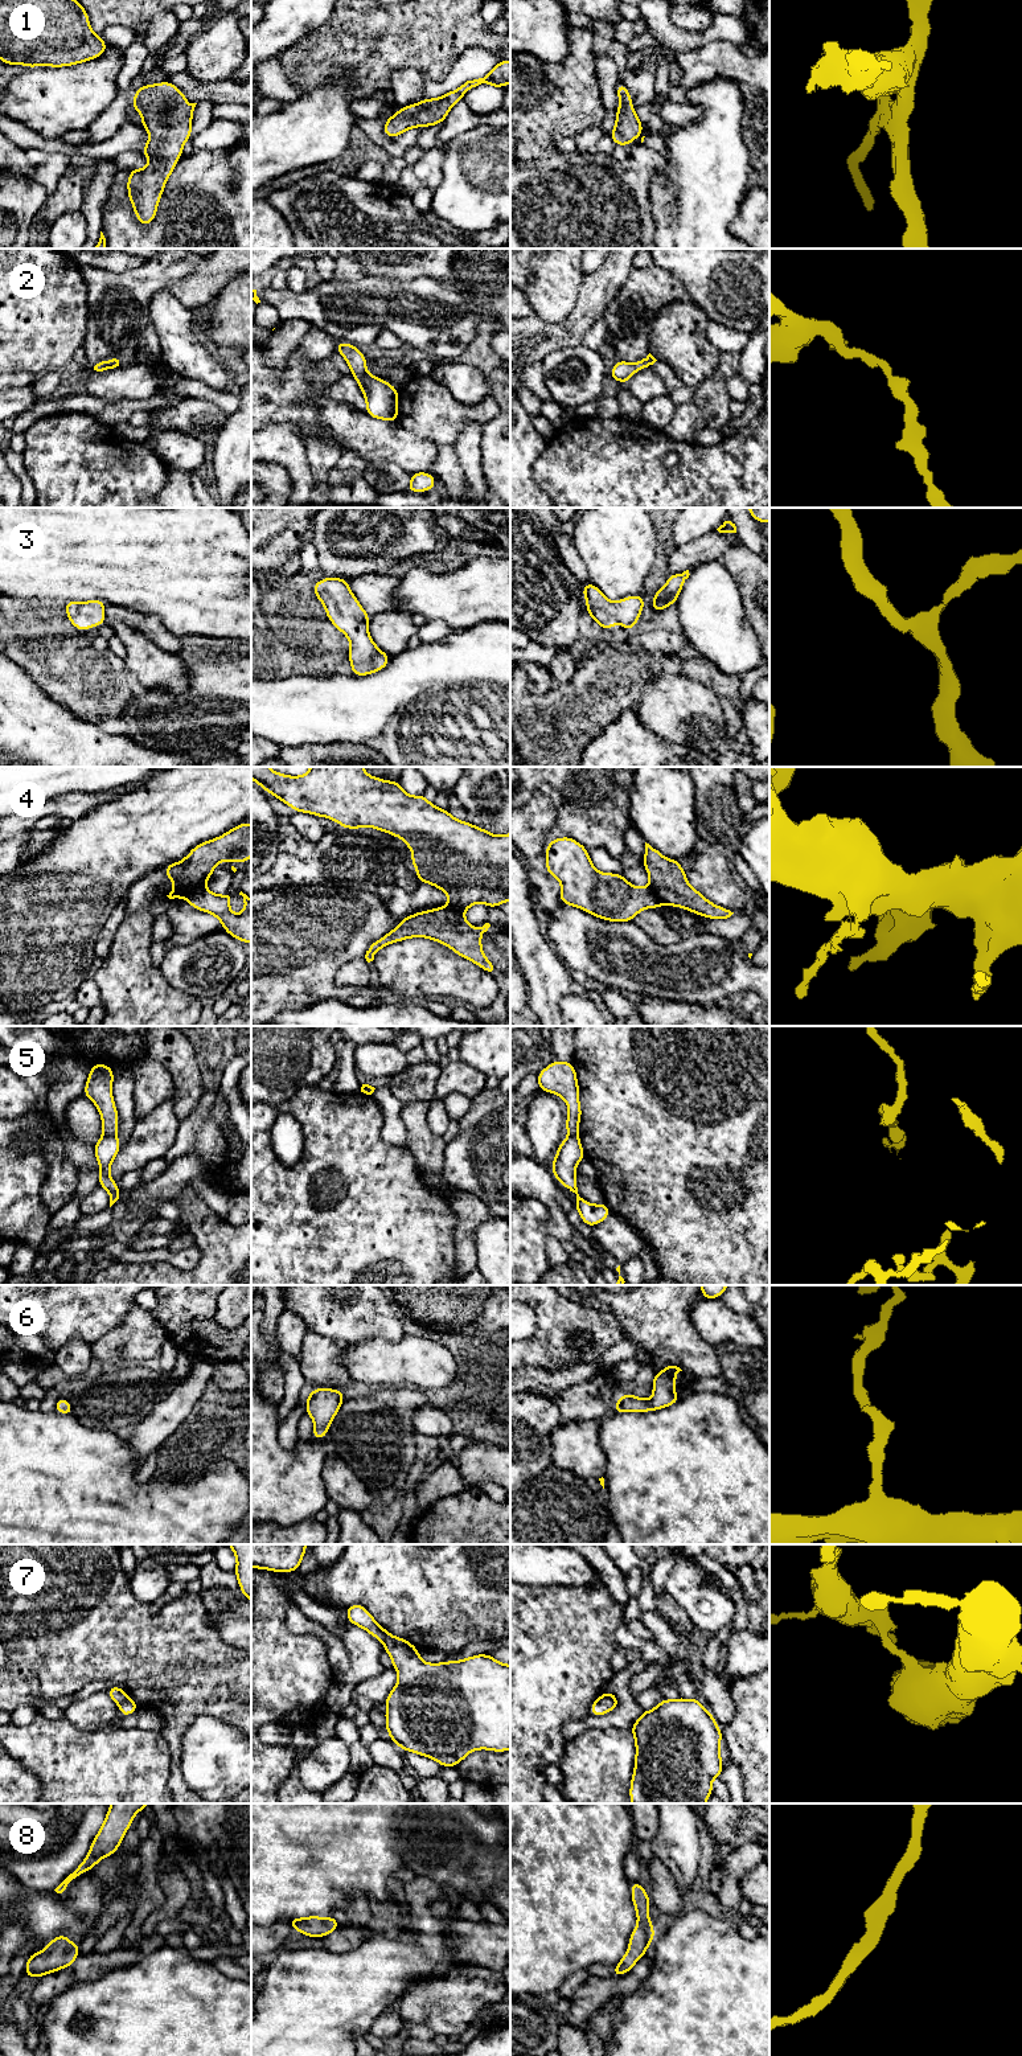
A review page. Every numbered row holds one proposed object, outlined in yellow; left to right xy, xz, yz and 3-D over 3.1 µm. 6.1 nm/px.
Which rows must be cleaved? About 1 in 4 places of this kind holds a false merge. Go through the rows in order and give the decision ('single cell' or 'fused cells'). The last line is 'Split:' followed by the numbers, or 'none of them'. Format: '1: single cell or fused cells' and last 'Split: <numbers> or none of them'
1: single cell
2: single cell
3: single cell
4: fused cells
5: fused cells
6: single cell
7: fused cells
8: single cell
Split: 4, 5, 7

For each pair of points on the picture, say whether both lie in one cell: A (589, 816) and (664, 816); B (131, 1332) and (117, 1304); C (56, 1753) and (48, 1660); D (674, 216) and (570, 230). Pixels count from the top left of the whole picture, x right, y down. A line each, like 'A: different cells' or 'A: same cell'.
A: different cells
B: different cells
C: different cells
D: different cells

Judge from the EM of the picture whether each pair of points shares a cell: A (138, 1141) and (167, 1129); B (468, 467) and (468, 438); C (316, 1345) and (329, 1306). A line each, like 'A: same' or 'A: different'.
A: same
B: same
C: different

